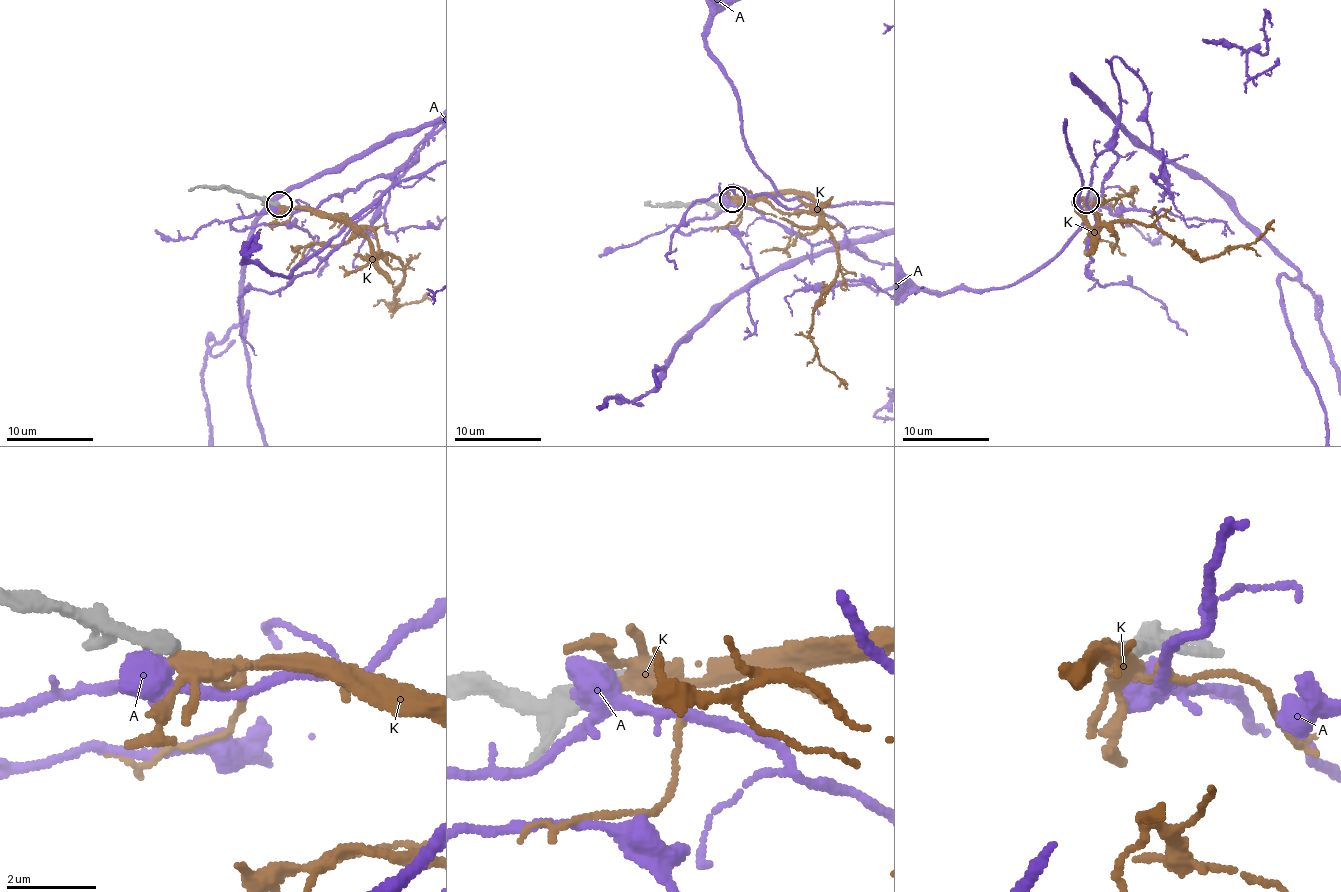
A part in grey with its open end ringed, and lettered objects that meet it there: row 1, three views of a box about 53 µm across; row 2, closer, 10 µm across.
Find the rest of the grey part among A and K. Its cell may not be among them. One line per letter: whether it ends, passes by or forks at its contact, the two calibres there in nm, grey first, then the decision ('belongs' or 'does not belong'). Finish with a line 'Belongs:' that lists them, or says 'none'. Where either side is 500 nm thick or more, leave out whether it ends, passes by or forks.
A: 460/550 nm | does not belong
K: it forks | 400/240 nm | does not belong
Belongs: none

